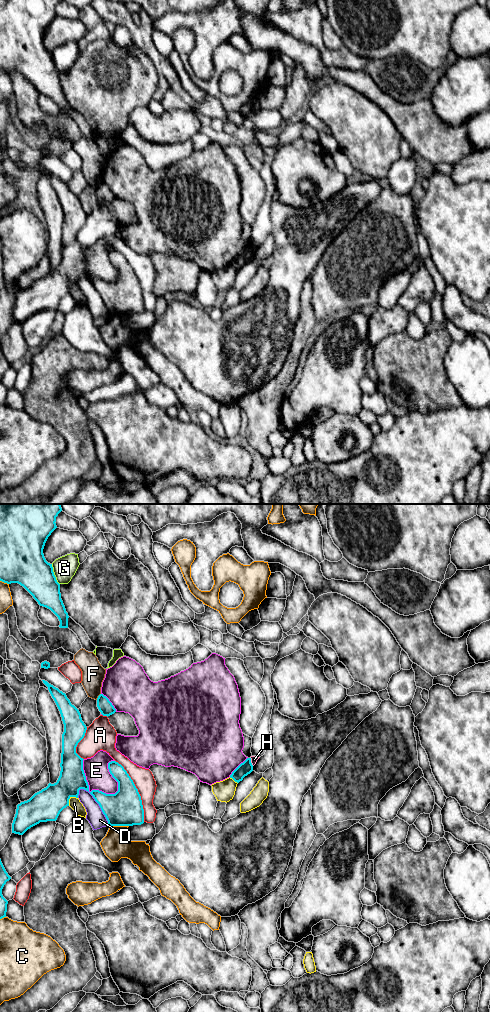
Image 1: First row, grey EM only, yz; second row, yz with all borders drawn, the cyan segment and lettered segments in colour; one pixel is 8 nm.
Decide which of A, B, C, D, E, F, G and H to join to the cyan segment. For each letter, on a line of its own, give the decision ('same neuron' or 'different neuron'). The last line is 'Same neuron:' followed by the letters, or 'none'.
A: different neuron
B: different neuron
C: different neuron
D: different neuron
E: different neuron
F: different neuron
G: different neuron
H: different neuron
Same neuron: none

